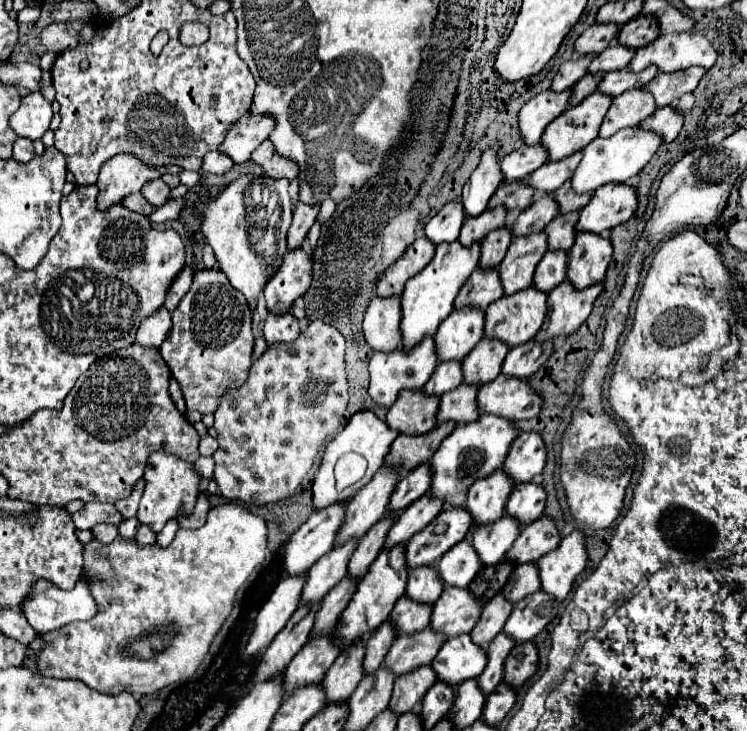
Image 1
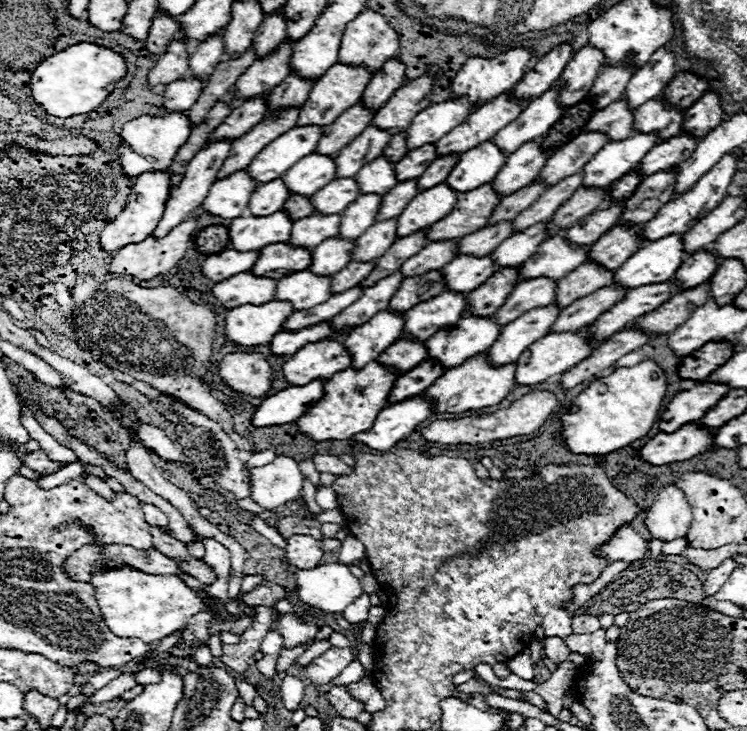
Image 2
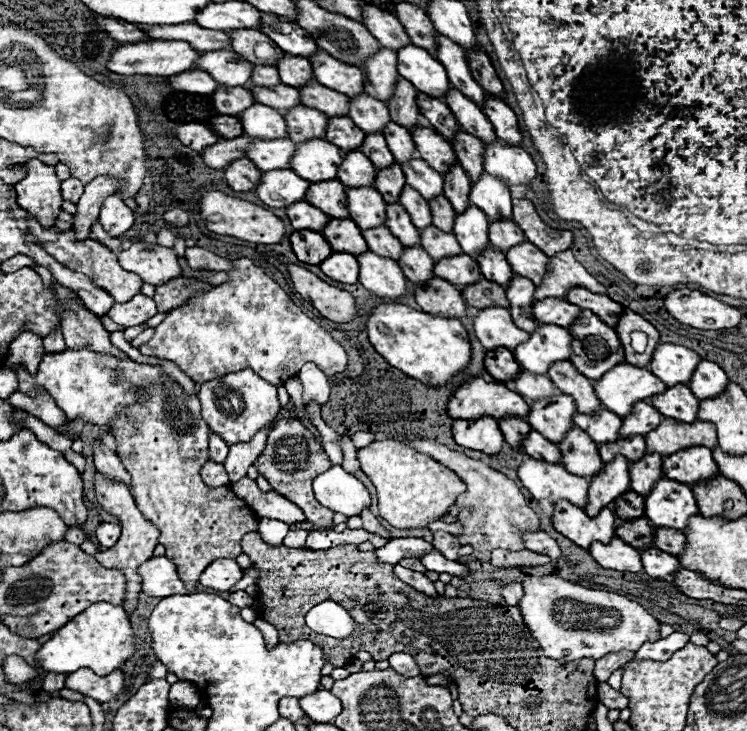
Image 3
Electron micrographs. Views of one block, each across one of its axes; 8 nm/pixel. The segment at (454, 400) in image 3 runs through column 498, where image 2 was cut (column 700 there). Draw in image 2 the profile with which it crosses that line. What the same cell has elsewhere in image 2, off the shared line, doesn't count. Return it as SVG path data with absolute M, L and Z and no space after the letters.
M704 382L694 386L692 390L676 394L660 416L660 430L674 432L682 424L700 420L712 406L718 404L718 400L722 400L722 396L728 394L728 390L730 388L724 384Z

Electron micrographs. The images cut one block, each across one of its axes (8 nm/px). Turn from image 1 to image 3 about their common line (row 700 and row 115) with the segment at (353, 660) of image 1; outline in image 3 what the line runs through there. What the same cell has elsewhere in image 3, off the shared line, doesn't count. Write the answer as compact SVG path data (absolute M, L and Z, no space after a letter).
M316 80L300 86L298 92L300 92L300 102L308 108L316 108L330 118L348 116L348 96L346 94L328 90L326 86L320 86L320 82Z

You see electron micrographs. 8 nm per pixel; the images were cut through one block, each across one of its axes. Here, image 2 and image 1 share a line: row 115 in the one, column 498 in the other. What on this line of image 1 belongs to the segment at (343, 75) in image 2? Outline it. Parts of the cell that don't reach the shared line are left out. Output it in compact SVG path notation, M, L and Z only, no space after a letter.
M520 290L512 296L502 296L500 300L492 302L484 314L484 338L496 338L500 342L506 342L510 348L520 346L534 338L534 334L540 330L544 318L546 318L546 294L540 290Z

